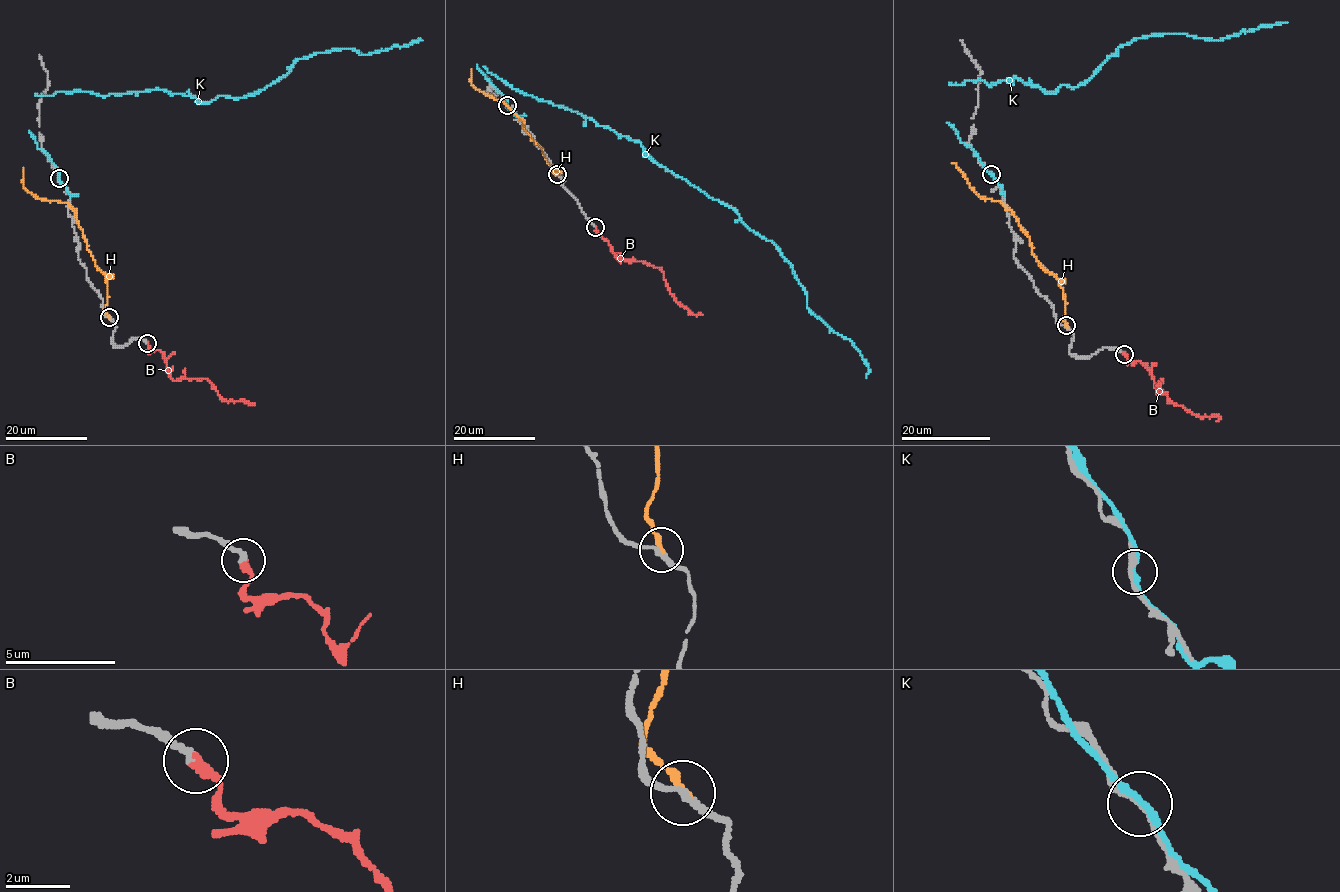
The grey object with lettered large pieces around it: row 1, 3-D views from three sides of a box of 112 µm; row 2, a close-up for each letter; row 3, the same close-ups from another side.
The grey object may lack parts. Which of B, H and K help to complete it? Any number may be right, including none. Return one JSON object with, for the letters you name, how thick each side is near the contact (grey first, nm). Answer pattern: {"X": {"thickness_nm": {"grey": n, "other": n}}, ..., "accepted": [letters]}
{"B": {"thickness_nm": {"grey": 180, "other": 240}}, "accepted": ["B"]}

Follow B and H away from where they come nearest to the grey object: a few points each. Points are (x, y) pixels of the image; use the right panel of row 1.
B: (1124, 353), (1129, 361), (1139, 361), (1145, 366), (1159, 393), (1164, 392), (1173, 402), (1192, 413), (1219, 420)
H: (1066, 326), (1063, 319), (1063, 288), (1032, 252), (1026, 232), (1016, 216), (998, 200), (981, 198), (952, 162)

